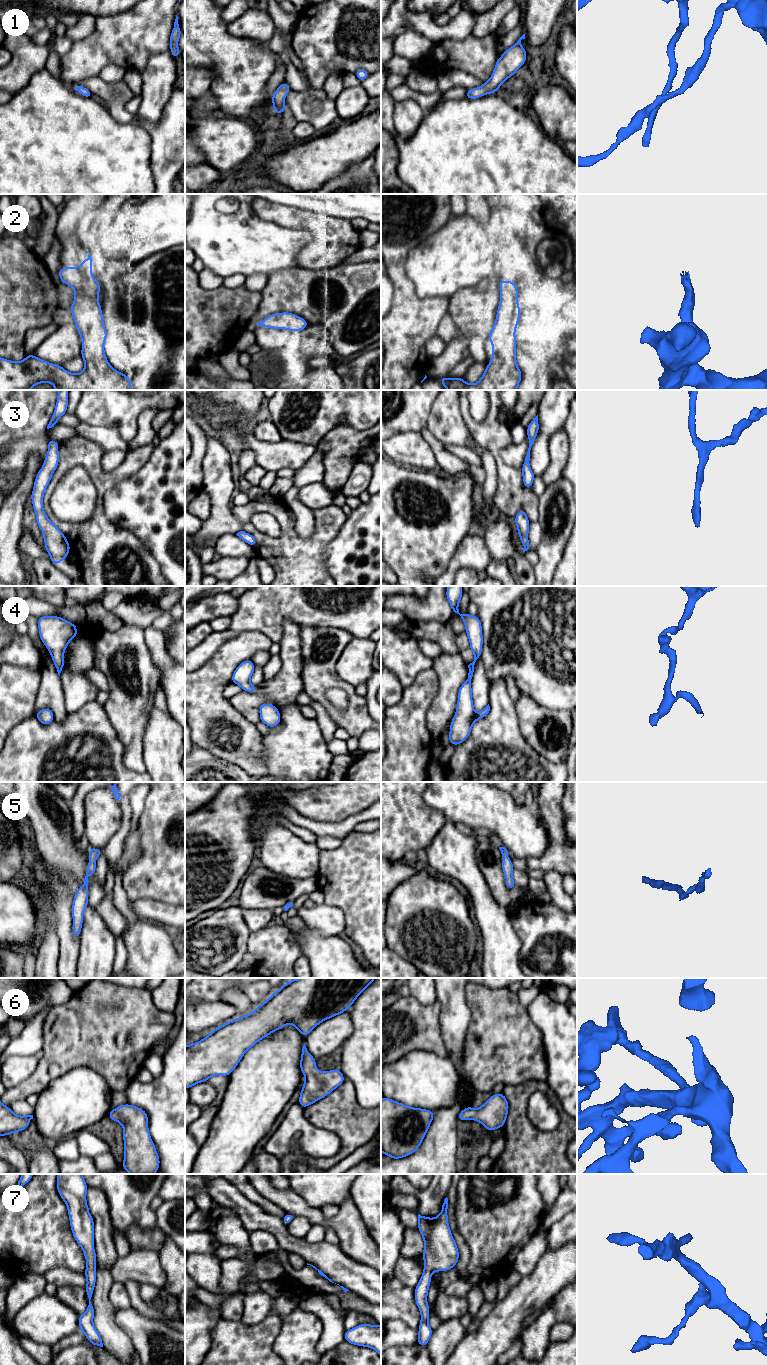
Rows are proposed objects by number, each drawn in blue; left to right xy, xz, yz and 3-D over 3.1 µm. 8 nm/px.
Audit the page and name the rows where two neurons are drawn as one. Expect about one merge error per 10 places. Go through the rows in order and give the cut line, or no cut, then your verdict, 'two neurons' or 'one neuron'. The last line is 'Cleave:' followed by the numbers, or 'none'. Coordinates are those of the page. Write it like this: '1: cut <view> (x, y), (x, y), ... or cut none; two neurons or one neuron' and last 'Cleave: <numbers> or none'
1: cut none; one neuron
2: cut none; one neuron
3: cut none; one neuron
4: cut none; one neuron
5: cut none; one neuron
6: cut none; one neuron
7: cut none; one neuron
Cleave: none

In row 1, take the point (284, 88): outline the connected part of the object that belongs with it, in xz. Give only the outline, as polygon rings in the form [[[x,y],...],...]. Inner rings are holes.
[[[283,82],[277,90],[272,94],[272,103],[273,103],[273,109],[276,114],[282,114],[284,110],[286,110],[286,105],[284,102],[284,99],[288,92],[292,91],[290,86],[287,84],[287,82]]]

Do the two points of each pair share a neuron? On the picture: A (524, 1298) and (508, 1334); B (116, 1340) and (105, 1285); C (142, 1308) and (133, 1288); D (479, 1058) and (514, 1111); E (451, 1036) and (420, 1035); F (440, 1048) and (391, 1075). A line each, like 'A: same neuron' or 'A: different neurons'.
A: same neuron
B: same neuron
C: same neuron
D: different neurons
E: different neurons
F: different neurons

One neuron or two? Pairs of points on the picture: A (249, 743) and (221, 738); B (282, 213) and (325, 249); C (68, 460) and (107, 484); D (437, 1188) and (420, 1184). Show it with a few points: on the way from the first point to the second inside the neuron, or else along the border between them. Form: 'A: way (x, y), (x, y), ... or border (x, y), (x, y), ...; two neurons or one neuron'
A: way (242, 743), (233, 738), (228, 738); one neuron
B: way (295, 218), (306, 220), (322, 236); one neuron
C: way (78, 460), (83, 460), (97, 474); one neuron
D: border (430, 1184), (418, 1191); two neurons

